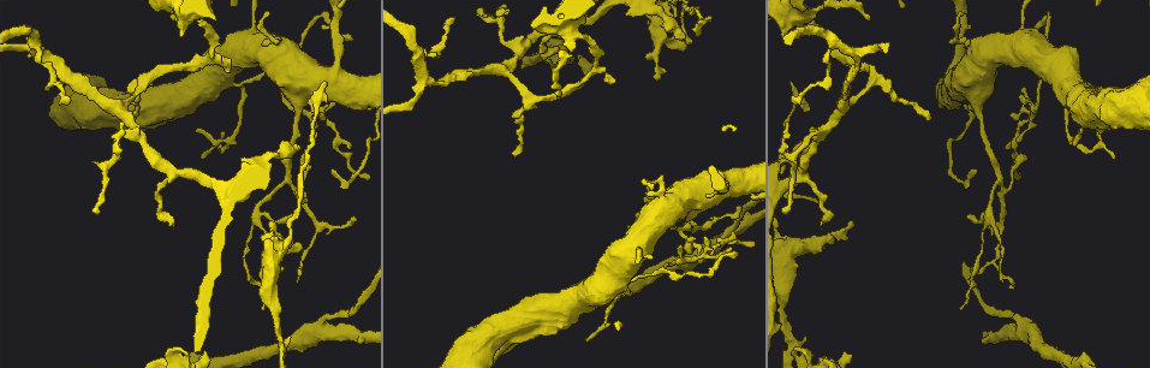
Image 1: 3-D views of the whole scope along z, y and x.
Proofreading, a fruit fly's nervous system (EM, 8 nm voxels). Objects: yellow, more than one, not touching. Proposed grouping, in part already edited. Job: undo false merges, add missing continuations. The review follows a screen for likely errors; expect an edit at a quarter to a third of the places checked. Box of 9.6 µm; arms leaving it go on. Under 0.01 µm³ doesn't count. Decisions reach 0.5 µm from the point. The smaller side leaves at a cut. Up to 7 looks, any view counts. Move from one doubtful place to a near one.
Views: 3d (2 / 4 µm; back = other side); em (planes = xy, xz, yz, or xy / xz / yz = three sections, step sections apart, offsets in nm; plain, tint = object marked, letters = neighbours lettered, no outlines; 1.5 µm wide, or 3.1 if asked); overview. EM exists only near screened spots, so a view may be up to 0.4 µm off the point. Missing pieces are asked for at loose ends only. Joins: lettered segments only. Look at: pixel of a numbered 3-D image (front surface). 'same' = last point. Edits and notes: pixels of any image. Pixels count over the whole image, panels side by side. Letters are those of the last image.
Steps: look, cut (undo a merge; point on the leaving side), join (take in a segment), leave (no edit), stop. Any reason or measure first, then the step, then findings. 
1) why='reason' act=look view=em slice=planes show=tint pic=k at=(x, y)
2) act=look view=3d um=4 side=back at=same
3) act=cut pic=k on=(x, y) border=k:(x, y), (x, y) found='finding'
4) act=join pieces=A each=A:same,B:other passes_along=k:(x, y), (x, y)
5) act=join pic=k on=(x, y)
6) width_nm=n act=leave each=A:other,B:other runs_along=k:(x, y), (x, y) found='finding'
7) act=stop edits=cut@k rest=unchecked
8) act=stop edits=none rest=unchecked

why='branch stops here' act=look view=em um=3.1 slice=planes show=letters pic=1 at=(680, 40)

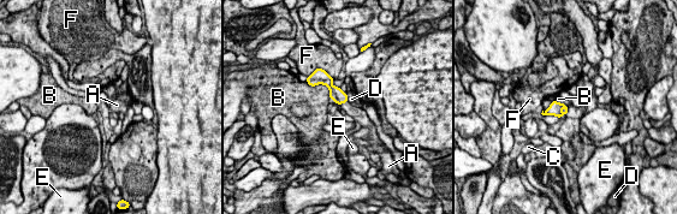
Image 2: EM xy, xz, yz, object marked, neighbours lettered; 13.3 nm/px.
act=join pieces=A each=A:same,B:other,C:other,D:other,E:other,F:other passes_along=2:(336, 93), (344, 102), (358, 114) found='it goes on there'

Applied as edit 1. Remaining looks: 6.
why='see it whole again' act=look view=overview

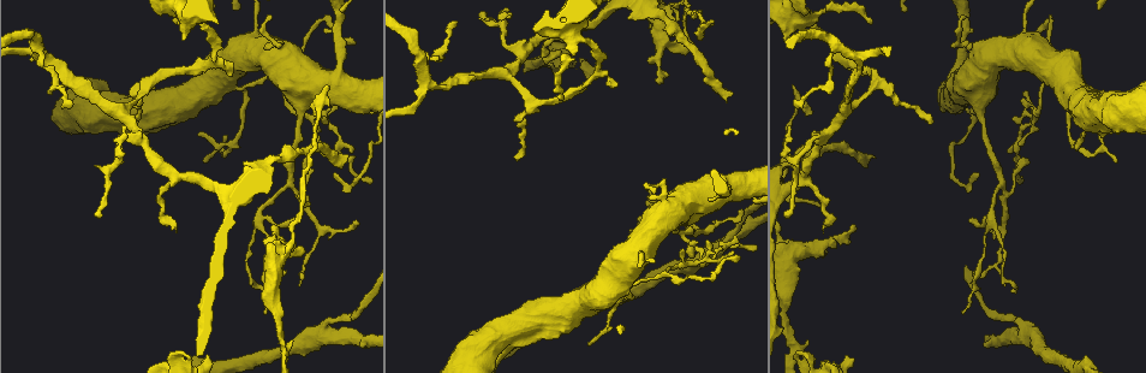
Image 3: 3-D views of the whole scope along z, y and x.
why='branch stops here' act=look view=3d um=2 pic=3 at=(301, 248)

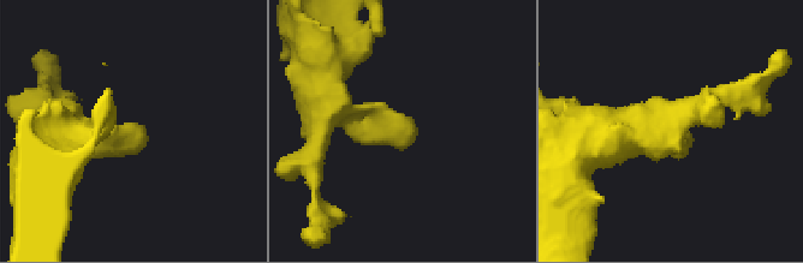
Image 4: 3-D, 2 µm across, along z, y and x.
act=look view=em slice=xy step=8 show=tint pic=4 at=(690, 133)

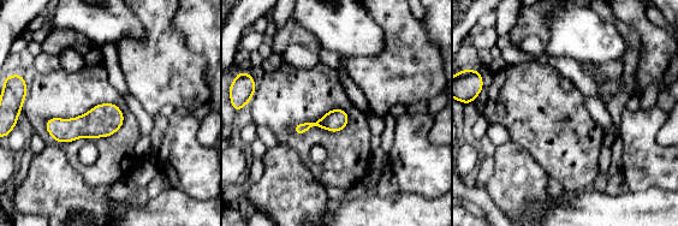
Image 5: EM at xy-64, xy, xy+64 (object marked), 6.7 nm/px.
why='another direction' act=look view=em slice=planes show=letters at=same

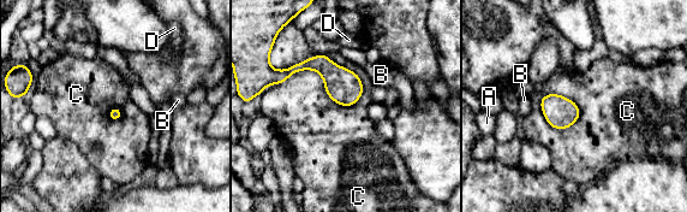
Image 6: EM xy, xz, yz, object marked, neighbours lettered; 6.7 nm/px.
longest_contact=C:600nm act=leave each=A:other,B:other,C:other,D:other border=6:(273, 86), (363, 93) found='none of them fits'

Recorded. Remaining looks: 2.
act=look view=3d um=2 pic=3 at=(729, 90)

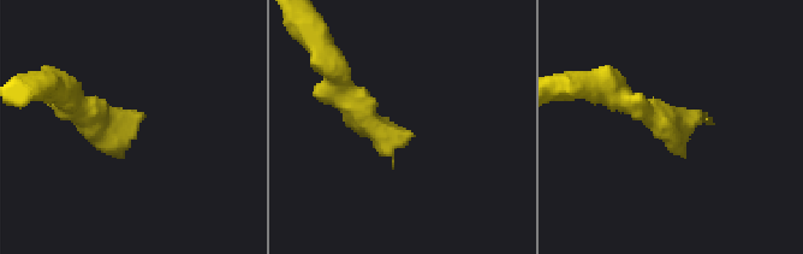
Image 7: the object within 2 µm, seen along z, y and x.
why='shape alone is not enough' act=look view=em slice=planes show=letters pic=7 at=(135, 134)

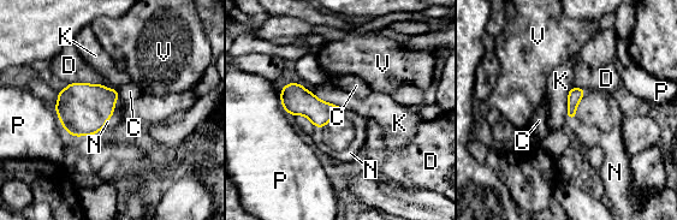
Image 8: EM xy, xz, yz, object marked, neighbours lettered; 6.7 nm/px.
act=join pieces=N each=C:other,D:other,K:other,N:same,P:other,V:other passes_along=8:(83, 108), (112, 113), (116, 120) found='the neuron continues'

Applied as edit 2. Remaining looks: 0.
act=stop edits=join@2,join@8 rest=unchecked

